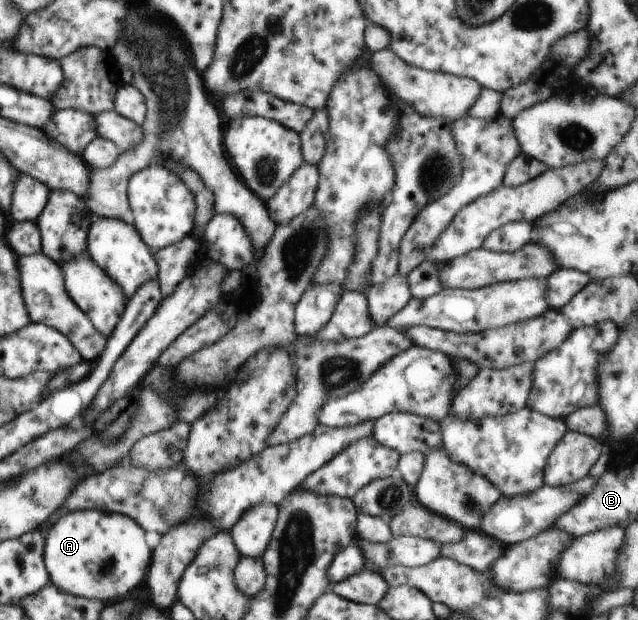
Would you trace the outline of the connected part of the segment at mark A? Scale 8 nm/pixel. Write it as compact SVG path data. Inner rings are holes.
M98 510L64 514L44 538L43 560L51 583L64 593L104 604L121 601L142 584L153 552L146 543L145 531L132 518Z

